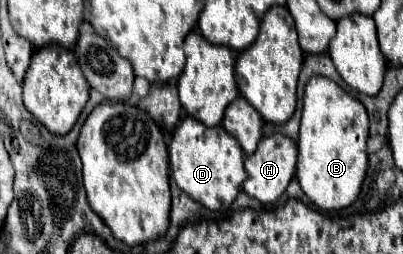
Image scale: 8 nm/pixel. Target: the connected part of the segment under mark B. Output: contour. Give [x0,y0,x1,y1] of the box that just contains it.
[296,77,368,211]

